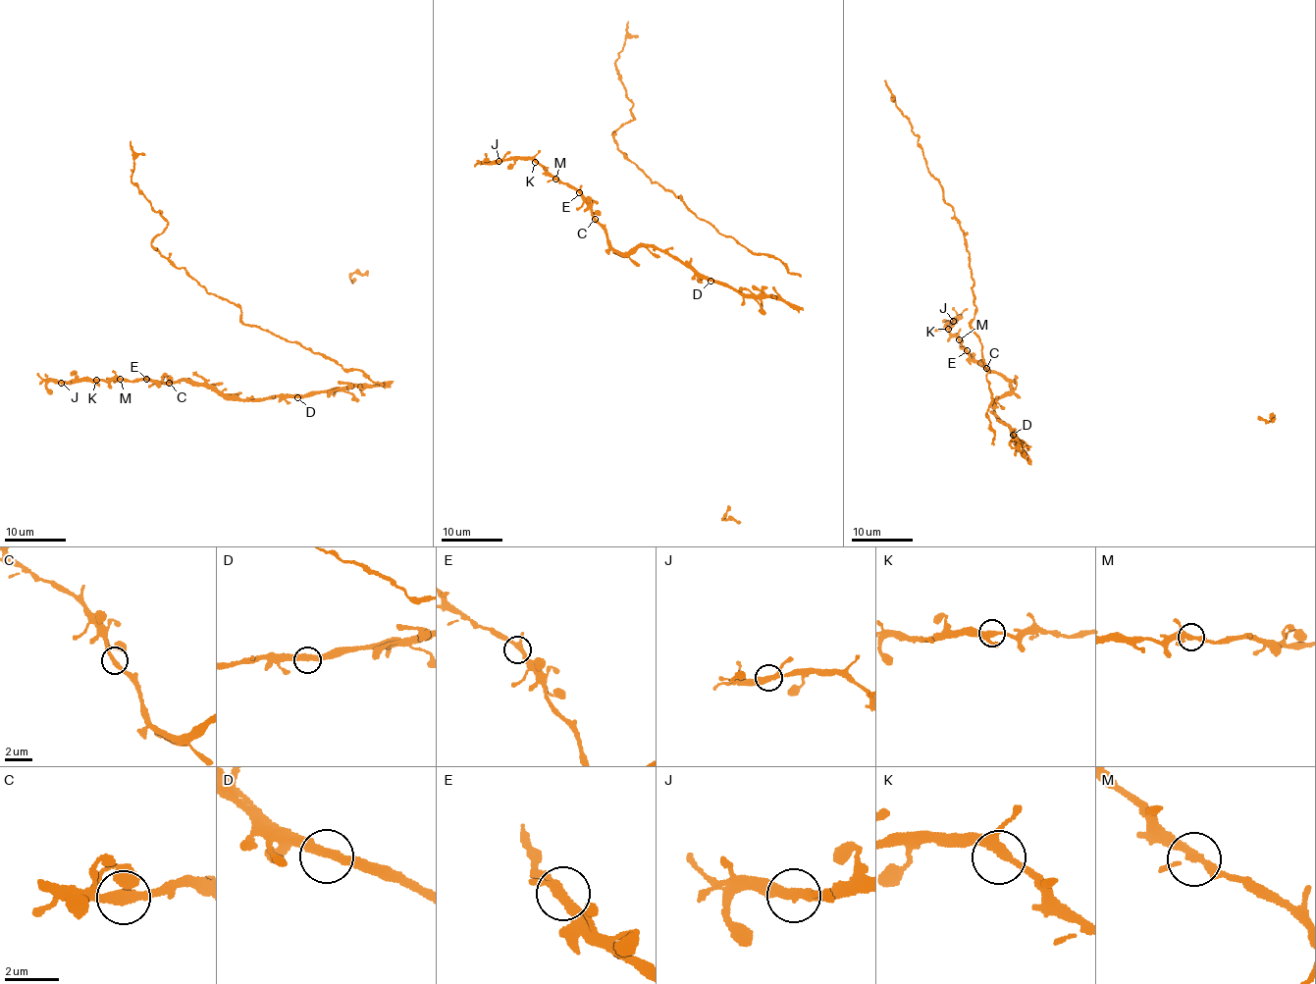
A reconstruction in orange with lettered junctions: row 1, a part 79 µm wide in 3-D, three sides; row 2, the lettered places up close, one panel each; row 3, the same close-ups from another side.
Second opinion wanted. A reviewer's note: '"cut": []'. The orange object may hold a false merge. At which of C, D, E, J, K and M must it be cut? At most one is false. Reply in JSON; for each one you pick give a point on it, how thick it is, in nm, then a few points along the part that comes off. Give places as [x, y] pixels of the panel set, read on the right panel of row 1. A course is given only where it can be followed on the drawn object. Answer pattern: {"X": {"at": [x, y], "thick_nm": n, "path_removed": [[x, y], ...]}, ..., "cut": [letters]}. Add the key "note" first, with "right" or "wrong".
{"note": "right", "cut": []}

